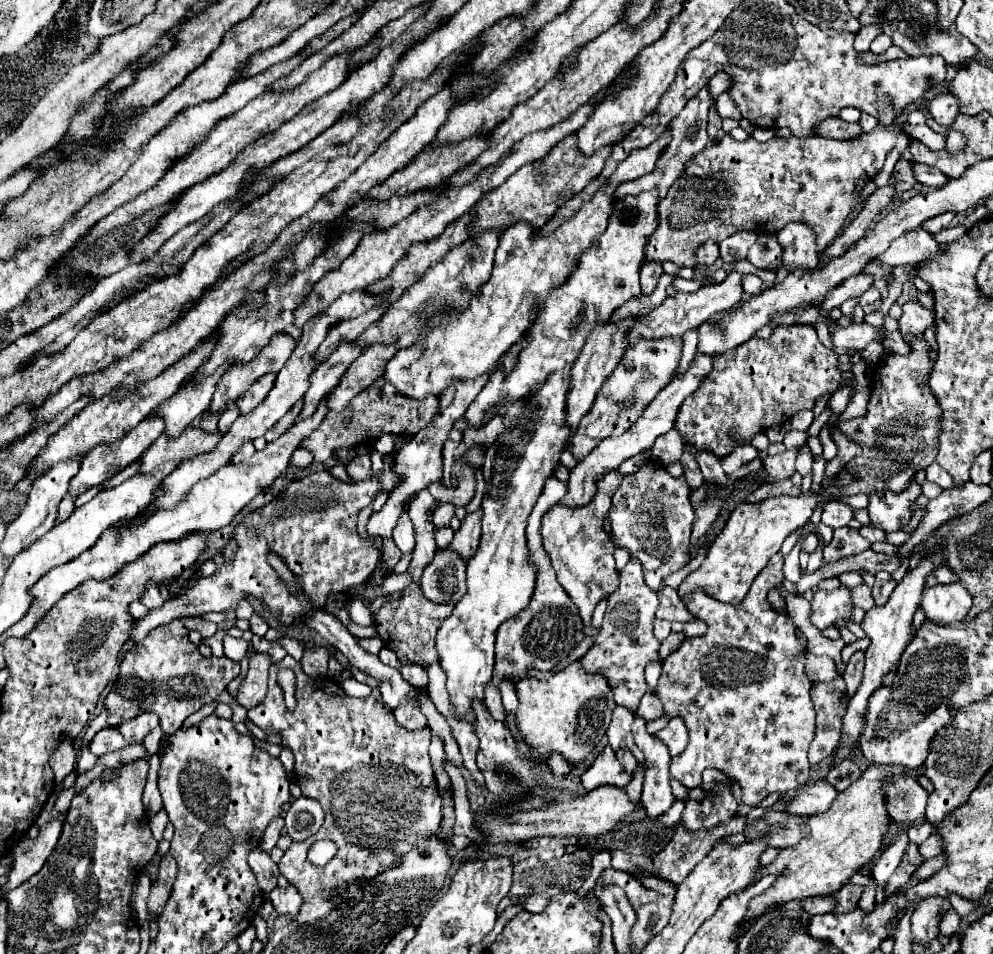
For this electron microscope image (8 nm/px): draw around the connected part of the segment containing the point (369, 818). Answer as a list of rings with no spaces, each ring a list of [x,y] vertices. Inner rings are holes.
[[[285,656],[281,662],[269,668],[269,692],[267,698],[253,710],[247,712],[247,718],[259,726],[265,734],[281,734],[281,748],[289,748],[295,756],[295,778],[301,786],[303,796],[315,798],[321,808],[325,810],[325,820],[319,832],[301,844],[293,842],[281,862],[281,874],[293,884],[303,900],[317,900],[317,892],[321,886],[341,888],[357,876],[377,876],[381,868],[395,864],[397,854],[409,852],[409,848],[417,842],[417,836],[427,836],[429,832],[437,832],[443,820],[441,808],[443,800],[439,796],[439,788],[433,776],[433,766],[429,758],[429,742],[431,732],[429,728],[409,732],[395,722],[393,710],[389,710],[383,702],[375,700],[373,696],[355,698],[343,692],[337,682],[319,682],[319,678],[309,678],[297,660]],[[291,668],[297,676],[297,692],[295,692],[295,710],[287,710],[283,692],[277,684],[277,670]],[[329,838],[337,844],[335,858],[325,866],[313,866],[307,860],[307,850],[313,842]],[[379,848],[389,848],[389,852],[377,854]]]

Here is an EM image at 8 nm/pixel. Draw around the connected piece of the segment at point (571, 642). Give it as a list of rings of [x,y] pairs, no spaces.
[[[551,476],[545,482],[543,494],[539,496],[533,512],[529,514],[527,520],[527,546],[529,546],[529,554],[533,558],[533,562],[539,566],[537,572],[537,586],[535,586],[535,594],[529,602],[529,606],[525,610],[521,610],[513,620],[507,620],[505,624],[499,626],[497,630],[497,640],[495,640],[495,666],[493,666],[493,684],[499,686],[501,680],[505,680],[505,676],[513,682],[517,682],[519,678],[525,676],[525,672],[529,668],[535,668],[539,672],[547,672],[551,670],[557,662],[565,660],[569,656],[569,652],[583,640],[583,622],[581,616],[575,608],[575,604],[571,602],[571,598],[567,596],[567,592],[561,588],[561,584],[555,578],[555,572],[551,568],[551,560],[543,548],[543,538],[541,538],[541,518],[543,512],[551,506],[557,504],[567,492],[567,484],[559,482],[555,476]]]

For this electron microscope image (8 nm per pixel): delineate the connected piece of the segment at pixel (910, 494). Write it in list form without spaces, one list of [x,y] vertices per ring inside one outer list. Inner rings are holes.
[[[911,484],[901,496],[893,496],[893,492],[875,492],[869,496],[869,516],[871,524],[891,532],[905,526],[911,518],[911,504],[921,494],[921,486]]]

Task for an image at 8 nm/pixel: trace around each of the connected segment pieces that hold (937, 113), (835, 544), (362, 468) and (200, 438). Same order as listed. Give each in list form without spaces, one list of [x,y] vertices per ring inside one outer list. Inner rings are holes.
[[[949,92],[937,94],[937,96],[929,102],[927,110],[929,110],[929,114],[933,116],[933,120],[935,120],[937,124],[947,126],[947,124],[951,124],[951,122],[955,120],[955,116],[959,114],[957,98],[955,98],[953,94],[949,94]]]
[[[837,528],[831,544],[827,544],[825,548],[825,556],[823,556],[823,564],[831,564],[831,562],[837,562],[839,558],[845,558],[845,556],[853,556],[853,554],[859,554],[863,550],[867,550],[871,546],[869,540],[865,540],[859,530],[853,530],[853,528]]]
[[[357,454],[345,468],[347,468],[347,474],[351,480],[367,480],[371,476],[369,454]]]
[[[195,426],[185,428],[185,432],[181,432],[181,436],[177,436],[177,438],[169,438],[169,436],[163,434],[151,444],[149,450],[143,452],[141,472],[147,474],[167,460],[183,462],[183,460],[189,460],[193,456],[199,456],[201,452],[209,452],[217,446],[221,436],[223,434],[219,430],[213,432],[213,434],[207,434],[207,432],[203,432],[201,428],[195,428]]]

